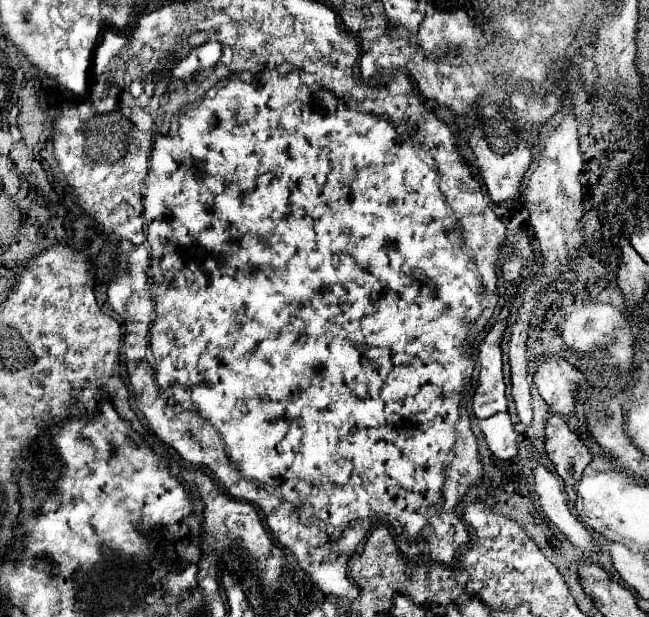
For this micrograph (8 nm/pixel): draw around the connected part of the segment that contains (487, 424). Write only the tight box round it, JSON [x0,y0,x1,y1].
[479,412,519,460]

